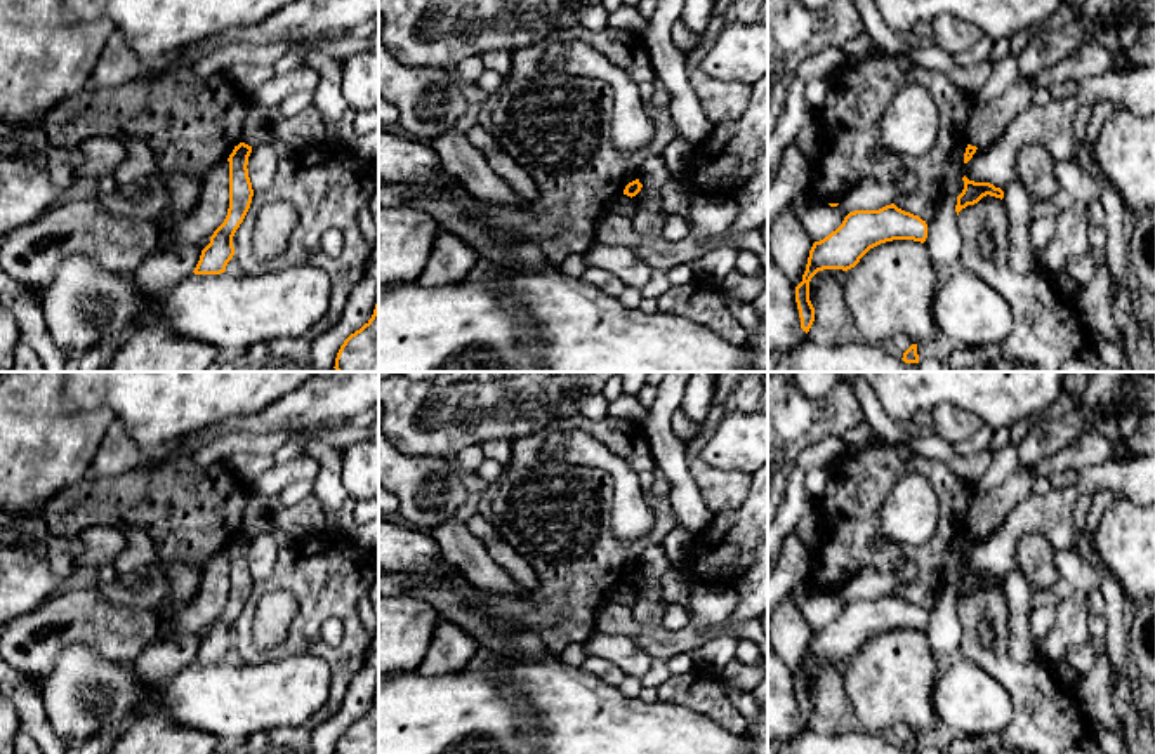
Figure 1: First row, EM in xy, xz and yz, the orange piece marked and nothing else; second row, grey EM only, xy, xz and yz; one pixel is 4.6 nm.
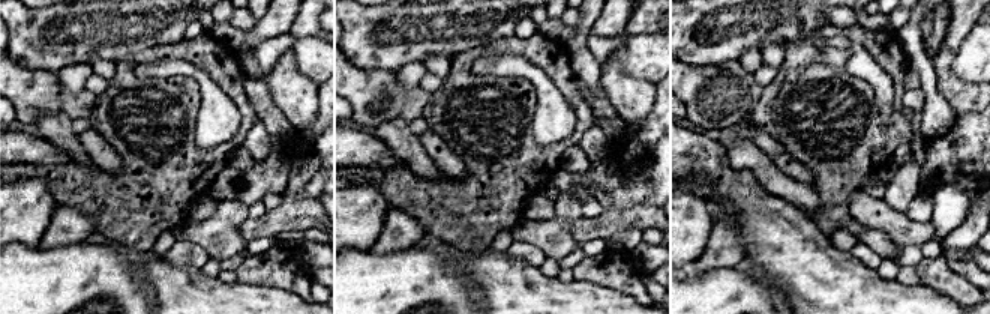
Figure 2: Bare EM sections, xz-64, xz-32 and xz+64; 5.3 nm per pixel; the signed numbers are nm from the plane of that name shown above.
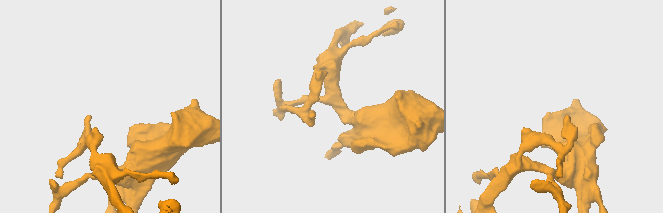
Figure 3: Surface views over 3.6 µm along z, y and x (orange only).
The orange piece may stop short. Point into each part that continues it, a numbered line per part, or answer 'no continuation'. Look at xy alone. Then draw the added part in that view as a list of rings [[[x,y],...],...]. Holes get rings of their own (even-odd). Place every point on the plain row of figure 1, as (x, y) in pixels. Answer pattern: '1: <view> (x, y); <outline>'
no continuation

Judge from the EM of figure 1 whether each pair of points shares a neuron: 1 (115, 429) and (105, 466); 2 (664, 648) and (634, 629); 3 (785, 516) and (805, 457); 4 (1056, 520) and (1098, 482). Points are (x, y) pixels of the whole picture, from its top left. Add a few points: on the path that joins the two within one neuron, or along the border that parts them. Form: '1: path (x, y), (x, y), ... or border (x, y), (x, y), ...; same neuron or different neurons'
1: path (115, 438), (113, 457); same neuron
2: path (657, 641), (641, 634); same neuron
3: path (796, 502), (798, 471); same neuron
4: path (1058, 508), (1086, 482); same neuron

